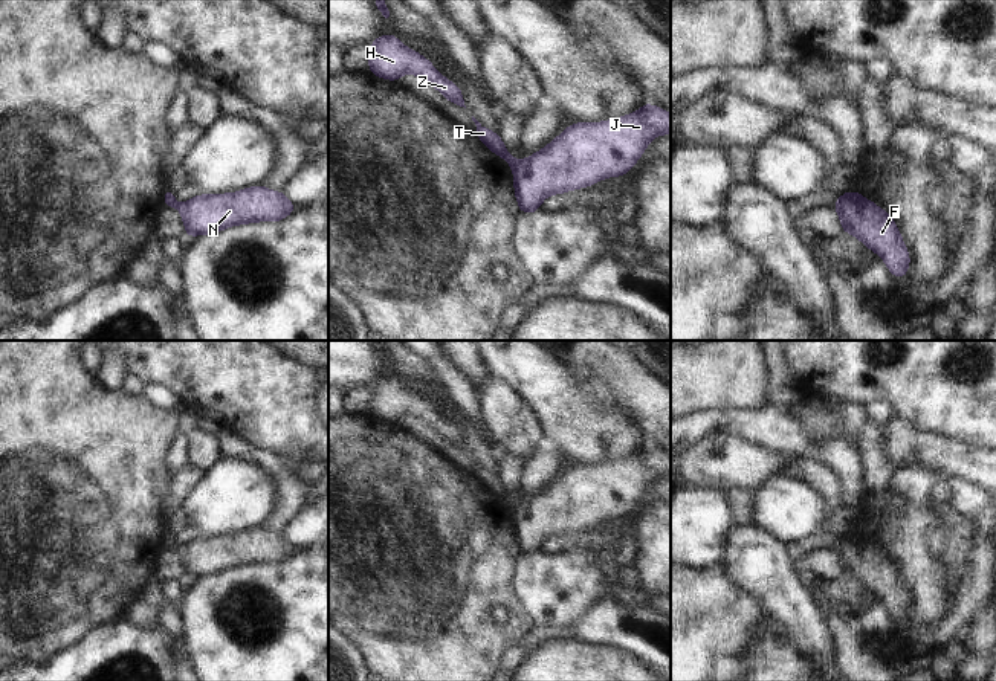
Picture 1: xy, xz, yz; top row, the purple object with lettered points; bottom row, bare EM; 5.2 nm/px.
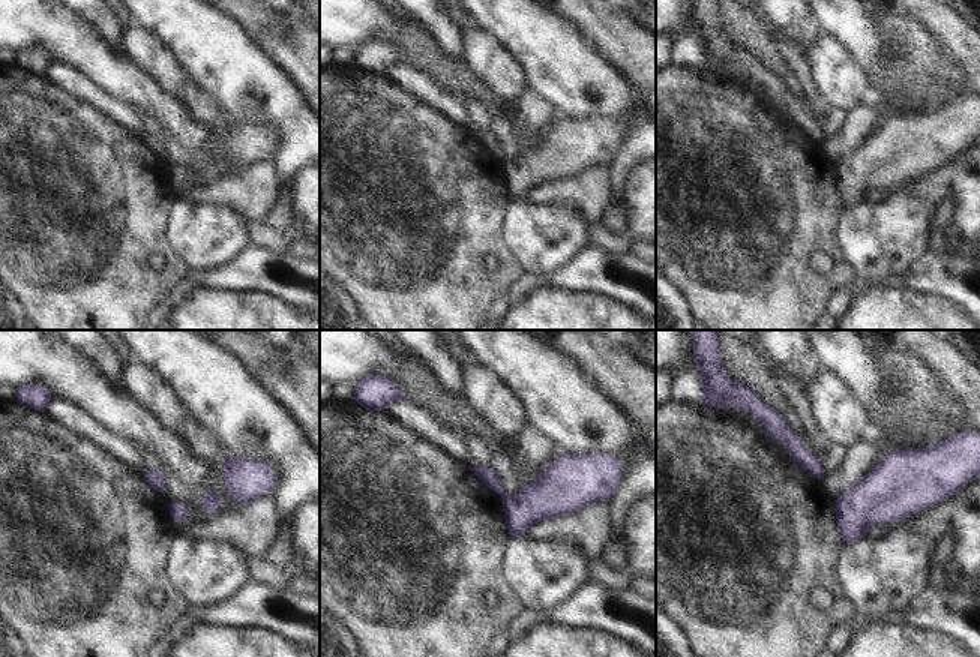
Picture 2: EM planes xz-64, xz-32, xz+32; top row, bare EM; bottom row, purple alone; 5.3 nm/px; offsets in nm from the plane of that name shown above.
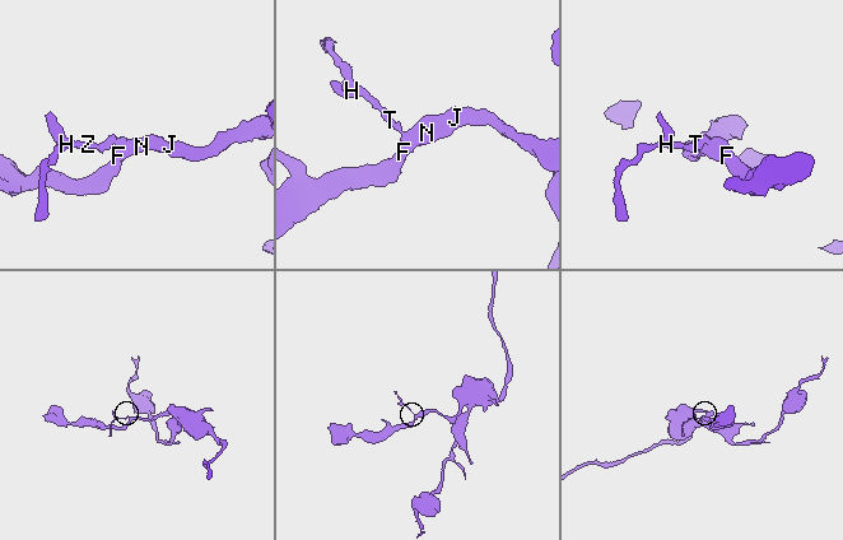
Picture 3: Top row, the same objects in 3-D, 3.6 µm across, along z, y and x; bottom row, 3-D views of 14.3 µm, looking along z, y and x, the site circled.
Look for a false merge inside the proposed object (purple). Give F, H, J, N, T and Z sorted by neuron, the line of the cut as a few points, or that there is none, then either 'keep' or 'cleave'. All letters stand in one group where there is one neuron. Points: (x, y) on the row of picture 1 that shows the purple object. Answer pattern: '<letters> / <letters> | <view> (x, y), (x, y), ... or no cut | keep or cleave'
F J N / H T Z | xz (518, 161), (512, 167) | cleave

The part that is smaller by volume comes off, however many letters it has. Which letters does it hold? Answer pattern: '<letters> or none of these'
H, T, Z

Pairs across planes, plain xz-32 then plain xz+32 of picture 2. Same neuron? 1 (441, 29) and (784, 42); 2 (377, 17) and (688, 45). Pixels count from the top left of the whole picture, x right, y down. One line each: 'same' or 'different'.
1: same
2: different

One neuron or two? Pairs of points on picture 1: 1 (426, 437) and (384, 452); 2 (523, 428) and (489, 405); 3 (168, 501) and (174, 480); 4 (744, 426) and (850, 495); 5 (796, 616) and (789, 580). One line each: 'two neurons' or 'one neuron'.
1: two neurons
2: one neuron
3: one neuron
4: one neuron
5: one neuron

